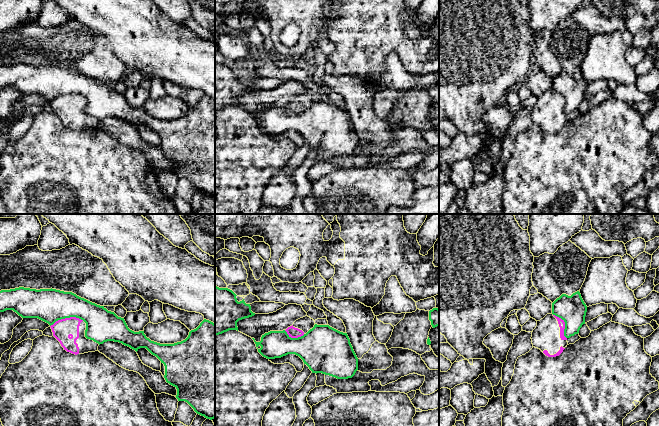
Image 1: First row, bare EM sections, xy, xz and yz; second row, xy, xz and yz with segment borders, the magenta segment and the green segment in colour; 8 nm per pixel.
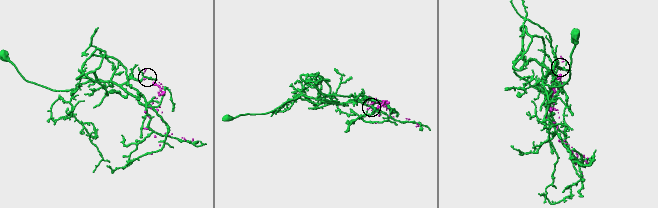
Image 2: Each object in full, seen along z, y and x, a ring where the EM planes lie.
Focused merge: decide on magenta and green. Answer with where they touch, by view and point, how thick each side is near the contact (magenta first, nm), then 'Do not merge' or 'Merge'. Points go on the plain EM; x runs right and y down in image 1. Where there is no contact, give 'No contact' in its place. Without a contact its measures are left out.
Touches magenta at xy (66, 94). Thickness 160 nm (magenta) against 280 nm. Do not merge

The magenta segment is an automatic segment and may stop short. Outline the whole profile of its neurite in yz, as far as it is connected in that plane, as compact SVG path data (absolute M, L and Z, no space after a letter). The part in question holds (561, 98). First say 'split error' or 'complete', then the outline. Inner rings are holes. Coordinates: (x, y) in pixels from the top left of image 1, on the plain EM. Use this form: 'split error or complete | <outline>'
split error | M552 89L547 90L537 97L537 102L532 108L533 123L540 125L548 133L559 132L568 121L564 105L564 96Z

